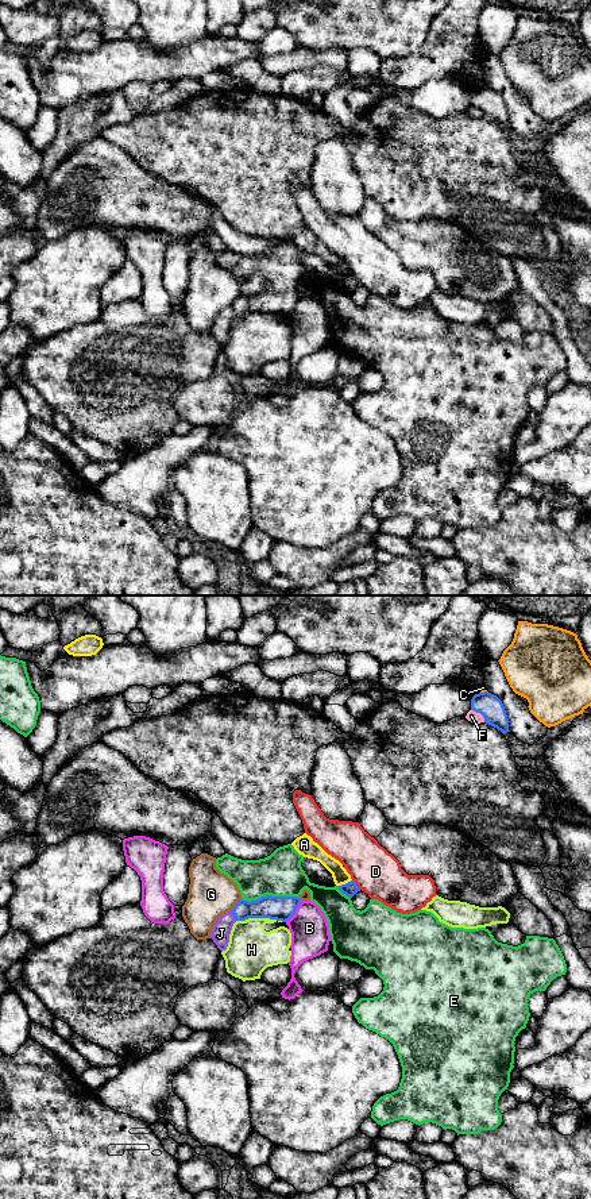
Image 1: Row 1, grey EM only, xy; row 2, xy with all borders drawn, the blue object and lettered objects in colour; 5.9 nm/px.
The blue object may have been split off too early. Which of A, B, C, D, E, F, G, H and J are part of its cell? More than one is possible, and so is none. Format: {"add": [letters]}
{"add": []}

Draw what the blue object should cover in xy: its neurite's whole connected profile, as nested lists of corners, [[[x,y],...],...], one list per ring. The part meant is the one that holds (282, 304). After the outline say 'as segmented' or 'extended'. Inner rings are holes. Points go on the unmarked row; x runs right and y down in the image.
[[[266,290],[256,296],[240,294],[232,304],[235,316],[246,316],[248,313],[270,313],[286,317],[289,316],[301,294],[298,292],[271,292]]]; as segmented

